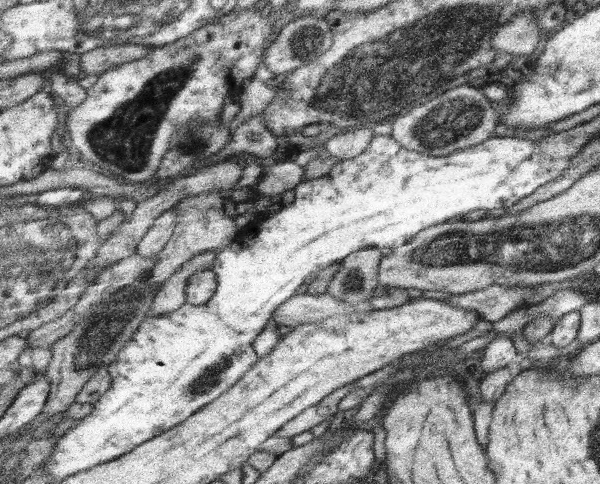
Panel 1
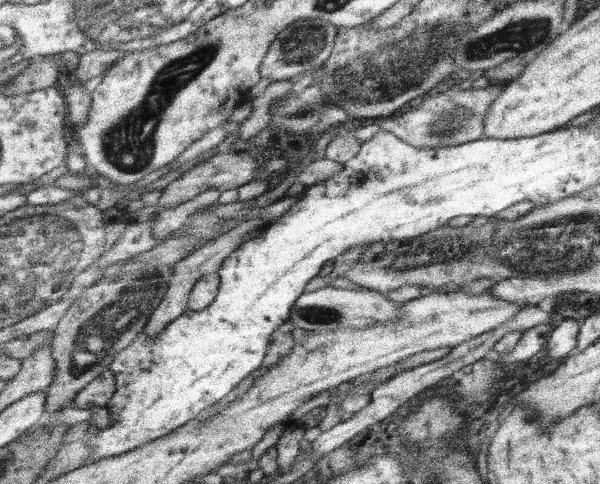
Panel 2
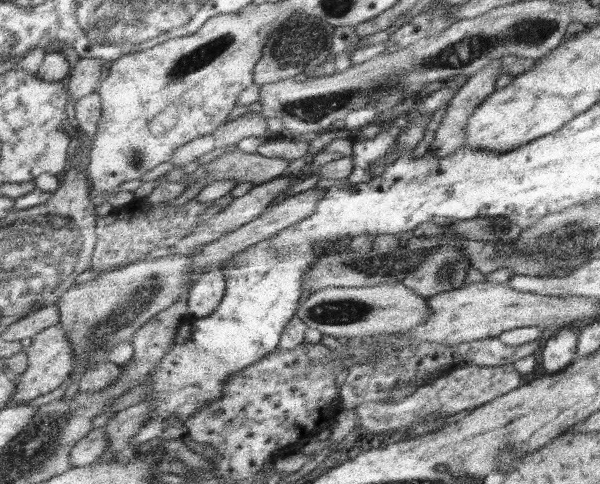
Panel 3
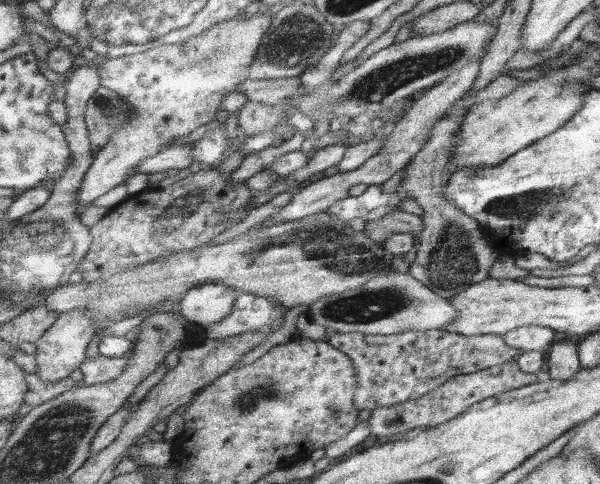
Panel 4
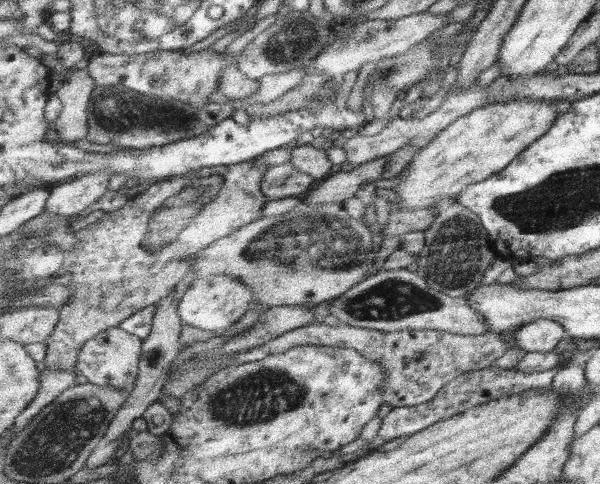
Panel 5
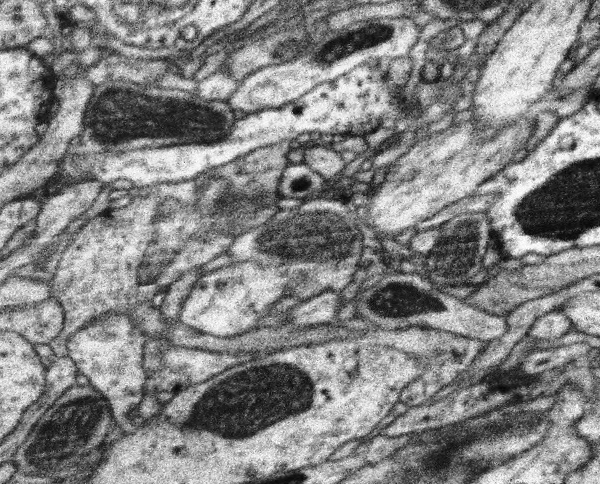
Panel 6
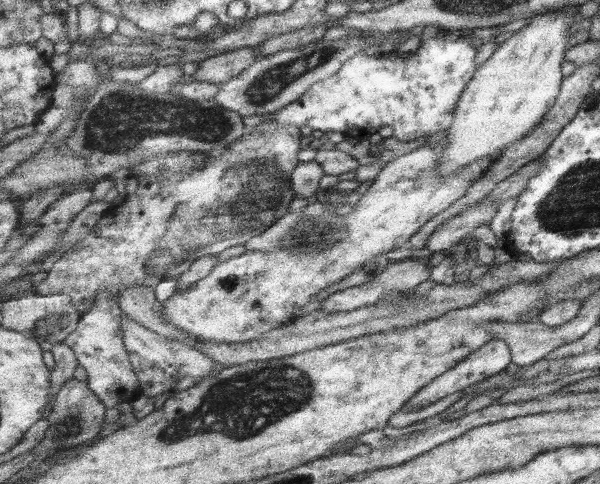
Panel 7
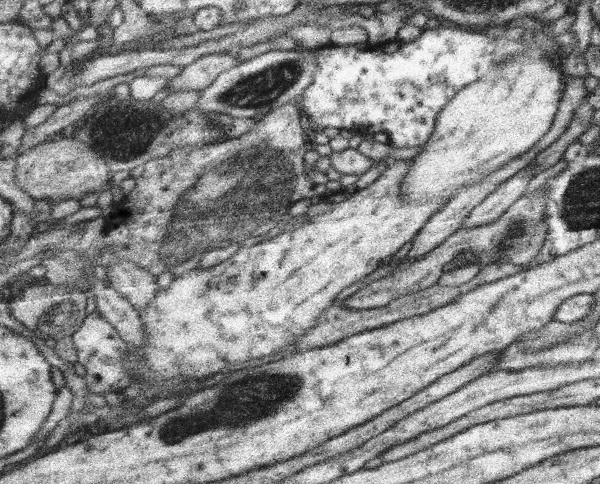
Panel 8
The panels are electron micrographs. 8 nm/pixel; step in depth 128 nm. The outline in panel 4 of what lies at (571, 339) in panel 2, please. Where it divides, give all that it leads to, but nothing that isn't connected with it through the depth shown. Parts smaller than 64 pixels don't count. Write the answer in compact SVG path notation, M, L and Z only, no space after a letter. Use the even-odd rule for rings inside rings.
M567 338L553 342L547 360L549 376L553 380L573 380L583 367L578 348Z

